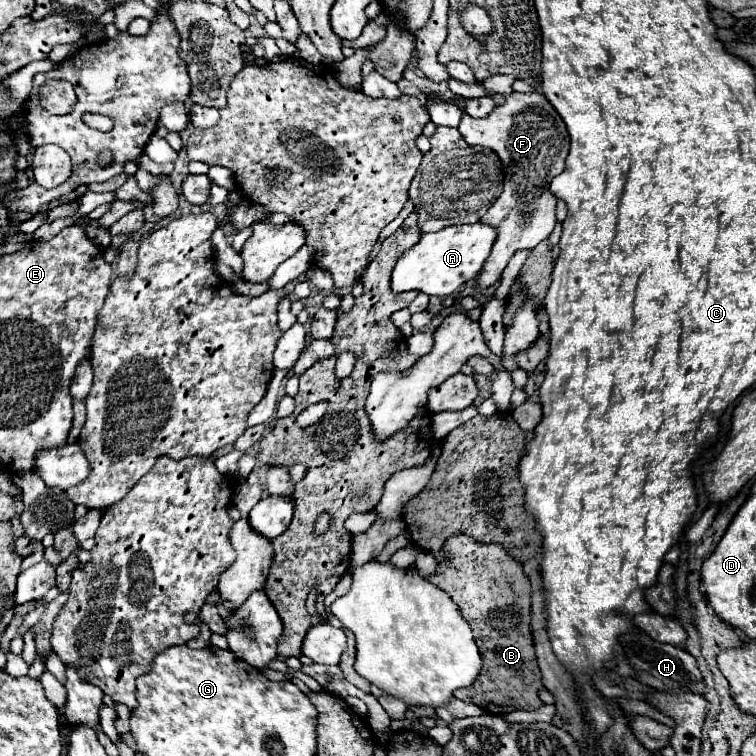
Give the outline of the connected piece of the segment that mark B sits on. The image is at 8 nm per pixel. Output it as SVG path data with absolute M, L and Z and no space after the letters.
M466 534L452 536L446 540L446 552L450 554L448 564L438 564L438 574L428 576L436 586L440 586L454 602L458 604L462 616L472 626L478 650L482 654L482 672L478 674L476 682L470 688L460 688L454 692L456 698L464 702L472 702L480 706L486 714L510 714L514 710L538 710L542 706L542 700L538 698L538 692L544 688L540 678L540 668L536 664L534 654L534 642L530 634L530 580L522 572L522 564L516 562L502 546L498 544L482 544Z

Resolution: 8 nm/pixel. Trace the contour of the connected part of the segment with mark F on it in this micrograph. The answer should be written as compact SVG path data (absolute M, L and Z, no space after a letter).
M514 92L486 118L472 118L468 114L462 114L458 130L464 136L466 144L490 148L498 154L504 166L502 194L480 218L482 224L494 226L498 232L492 252L474 282L476 290L486 290L500 280L508 260L518 250L532 250L536 244L540 244L552 234L556 226L556 196L550 192L548 184L554 176L564 170L564 162L570 150L570 138L564 120L558 116L552 104L538 92Z

